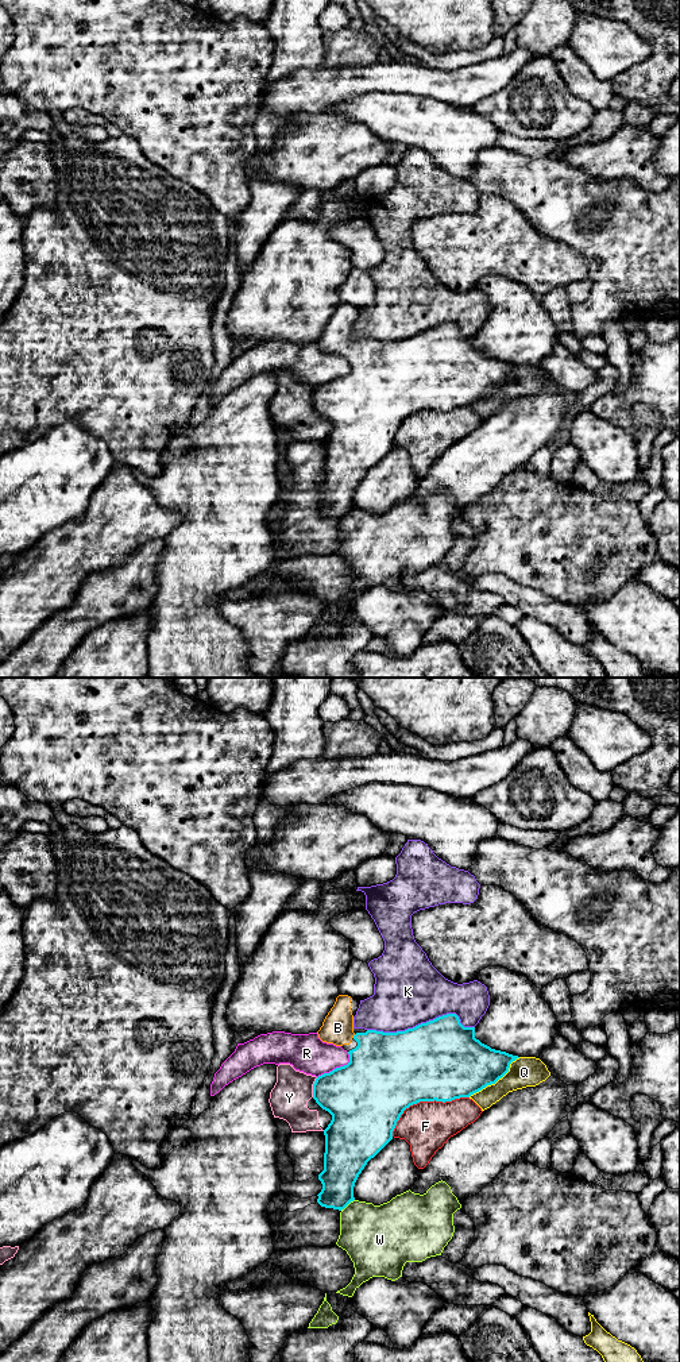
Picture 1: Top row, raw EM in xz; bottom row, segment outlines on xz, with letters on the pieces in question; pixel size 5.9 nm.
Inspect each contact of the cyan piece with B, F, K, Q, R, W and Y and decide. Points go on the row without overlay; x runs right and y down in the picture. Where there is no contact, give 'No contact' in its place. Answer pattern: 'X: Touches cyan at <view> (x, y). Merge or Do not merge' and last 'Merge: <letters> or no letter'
B: Touches cyan at xz (354, 344). Merge
F: Touches cyan at xz (424, 409). Do not merge
K: Touches cyan at xz (421, 332). Do not merge
Q: Touches cyan at xz (495, 390). Do not merge
R: Touches cyan at xz (337, 377). Do not merge
W: Touches cyan at xz (347, 513). Do not merge
Y: Touches cyan at xz (313, 396). Do not merge
Merge: B

